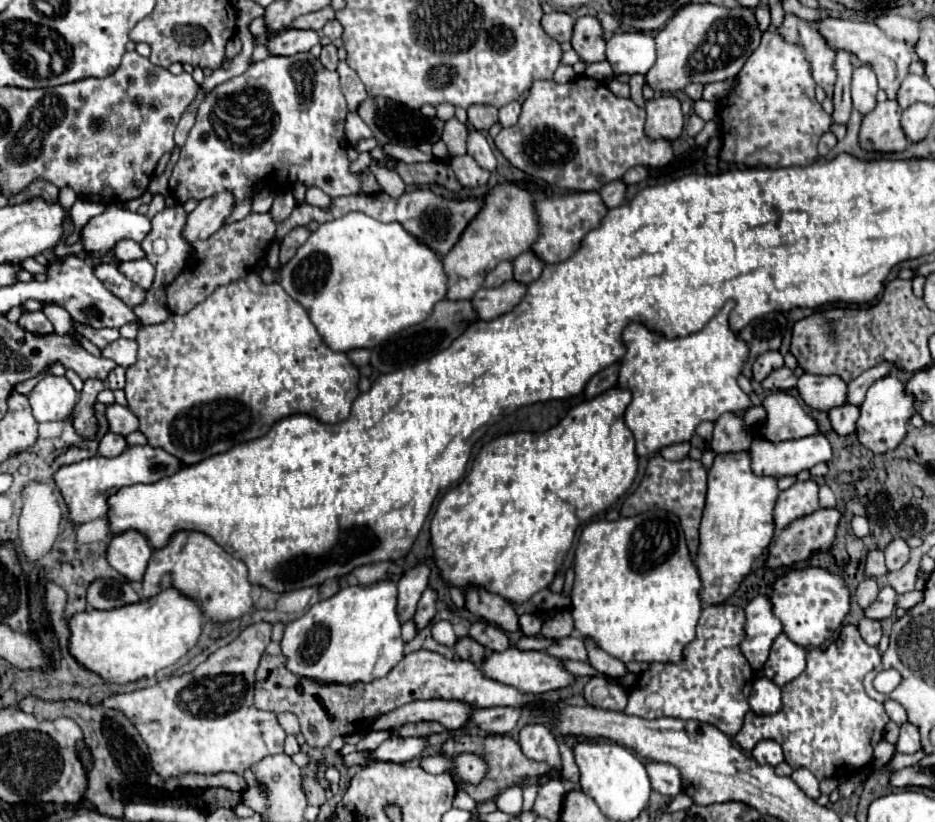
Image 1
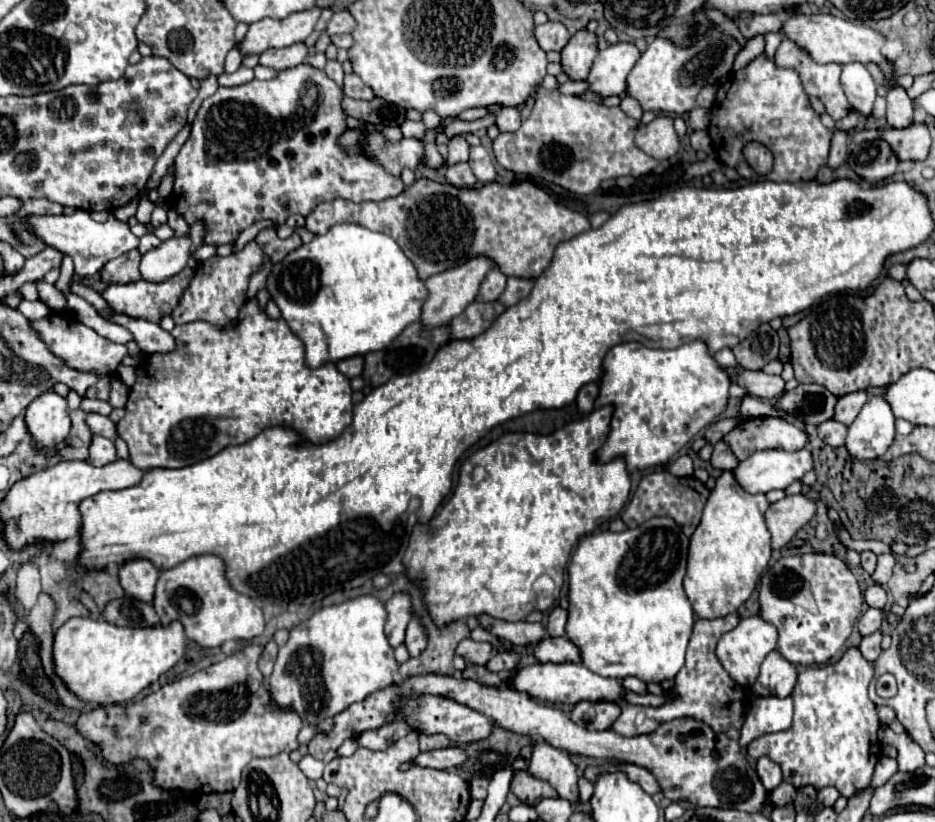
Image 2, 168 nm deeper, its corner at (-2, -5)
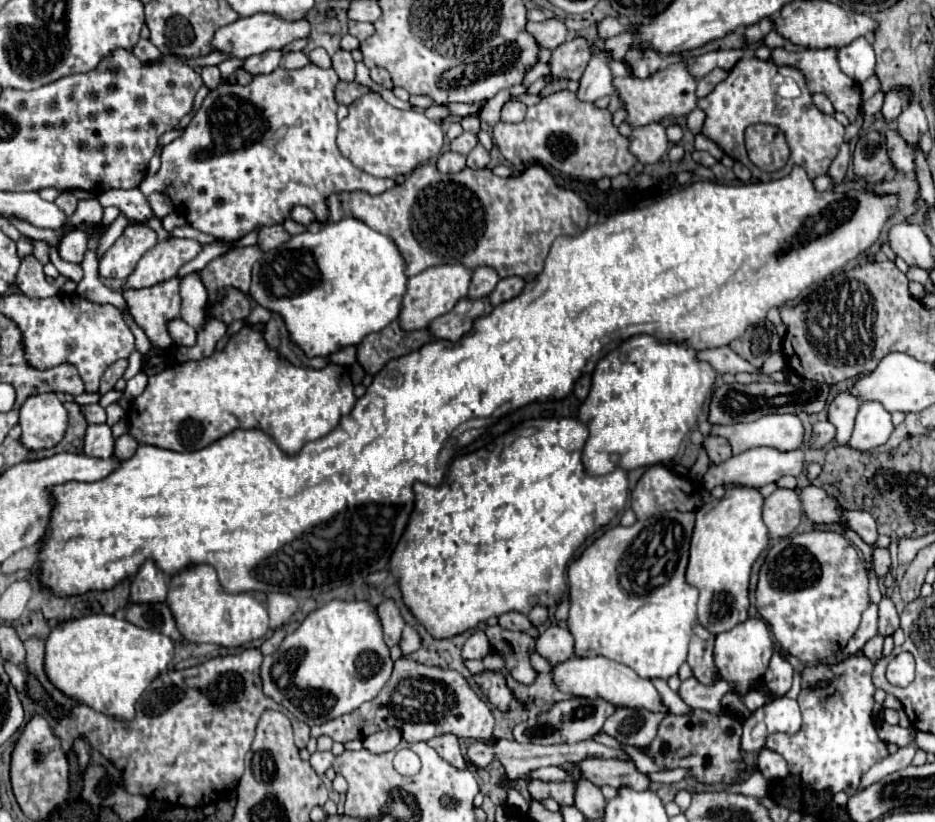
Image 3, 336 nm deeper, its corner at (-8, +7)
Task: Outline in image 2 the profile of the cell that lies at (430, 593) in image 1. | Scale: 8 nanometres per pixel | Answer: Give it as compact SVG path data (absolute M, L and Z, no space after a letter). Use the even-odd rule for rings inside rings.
M413 615L413 619L409 621L407 635L405 635L405 645L411 653L411 657L417 657L427 645L427 631L425 631L425 627L423 627L423 623L417 615Z

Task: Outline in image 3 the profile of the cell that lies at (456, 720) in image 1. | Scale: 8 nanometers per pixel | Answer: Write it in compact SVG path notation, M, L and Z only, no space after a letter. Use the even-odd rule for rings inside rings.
M387 729L387 731L381 731L381 733L369 735L363 741L363 747L369 753L389 753L399 745L399 741L401 741L401 733L397 729Z

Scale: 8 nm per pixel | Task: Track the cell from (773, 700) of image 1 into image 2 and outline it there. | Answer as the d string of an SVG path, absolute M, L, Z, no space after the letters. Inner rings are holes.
M757 697L745 717L741 729L741 747L747 747L755 737L791 727L793 703L789 697Z

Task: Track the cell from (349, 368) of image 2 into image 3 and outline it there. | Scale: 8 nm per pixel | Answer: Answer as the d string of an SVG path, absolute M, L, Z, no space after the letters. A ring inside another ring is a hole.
M347 347L347 349L341 349L337 353L331 355L331 361L335 361L335 365L343 365L343 367L349 367L357 361L357 353L355 353L355 347Z

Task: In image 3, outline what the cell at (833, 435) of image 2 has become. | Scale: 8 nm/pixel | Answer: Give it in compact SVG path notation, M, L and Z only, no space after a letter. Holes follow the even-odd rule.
M819 421L813 425L813 437L811 437L813 449L823 449L823 445L829 445L833 439L835 439L835 427L829 421Z

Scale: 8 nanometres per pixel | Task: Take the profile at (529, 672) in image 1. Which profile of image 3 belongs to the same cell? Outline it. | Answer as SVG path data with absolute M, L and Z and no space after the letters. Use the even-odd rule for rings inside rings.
M571 657L553 669L553 677L561 691L577 695L577 697L587 697L587 699L599 697L599 699L611 701L611 705L615 705L615 707L647 709L653 713L669 713L669 709L661 701L661 695L657 693L655 685L649 679L641 679L627 665L621 665L607 657Z

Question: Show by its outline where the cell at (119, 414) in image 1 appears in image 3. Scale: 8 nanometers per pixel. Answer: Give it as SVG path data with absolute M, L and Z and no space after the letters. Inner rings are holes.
M97 403L97 405L83 405L83 417L89 421L89 423L105 423L105 409Z

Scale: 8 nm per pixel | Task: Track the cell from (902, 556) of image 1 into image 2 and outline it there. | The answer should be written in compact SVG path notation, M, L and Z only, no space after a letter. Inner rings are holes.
M879 555L877 569L875 569L875 573L873 573L871 577L875 579L875 583L885 585L885 583L891 579L893 567L895 567L895 559L893 559L893 555Z

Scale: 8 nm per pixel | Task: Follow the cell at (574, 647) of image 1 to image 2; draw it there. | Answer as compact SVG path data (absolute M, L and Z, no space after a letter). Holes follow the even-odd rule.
M547 637L535 647L535 657L541 663L565 663L565 661L579 663L581 661L581 651L567 637L557 637L557 639Z

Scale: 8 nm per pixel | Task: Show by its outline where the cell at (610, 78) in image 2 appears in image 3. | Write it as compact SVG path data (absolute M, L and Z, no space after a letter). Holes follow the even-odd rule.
M601 53L591 57L577 89L577 99L579 101L597 101L599 97L613 95L613 75L611 69L607 67L609 53Z

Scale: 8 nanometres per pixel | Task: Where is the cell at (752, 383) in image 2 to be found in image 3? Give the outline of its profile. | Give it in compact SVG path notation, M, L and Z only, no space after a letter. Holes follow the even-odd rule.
M717 347L717 349L705 349L705 351L699 351L697 353L699 361L707 361L719 375L723 373L741 373L741 371L747 371L747 373L761 373L757 371L749 361L741 359L735 351L731 351L729 347Z

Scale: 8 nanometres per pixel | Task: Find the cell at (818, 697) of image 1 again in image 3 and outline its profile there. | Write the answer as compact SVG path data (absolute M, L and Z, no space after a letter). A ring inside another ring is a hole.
M865 655L849 657L837 665L807 667L803 671L803 689L797 699L801 713L803 713L803 727L795 735L785 735L785 733L769 735L765 747L779 753L787 761L789 771L793 775L801 777L801 781L807 789L831 791L831 793L843 791L847 795L853 795L859 791L859 781L861 781L863 773L867 773L867 769L871 769L871 765L875 765L877 761L881 761L889 755L887 745L877 737L877 729L875 729L875 721L873 721L875 685L871 683L871 671L873 671L873 663ZM819 679L827 679L829 687L819 689L819 691L811 689L811 683L815 683Z

